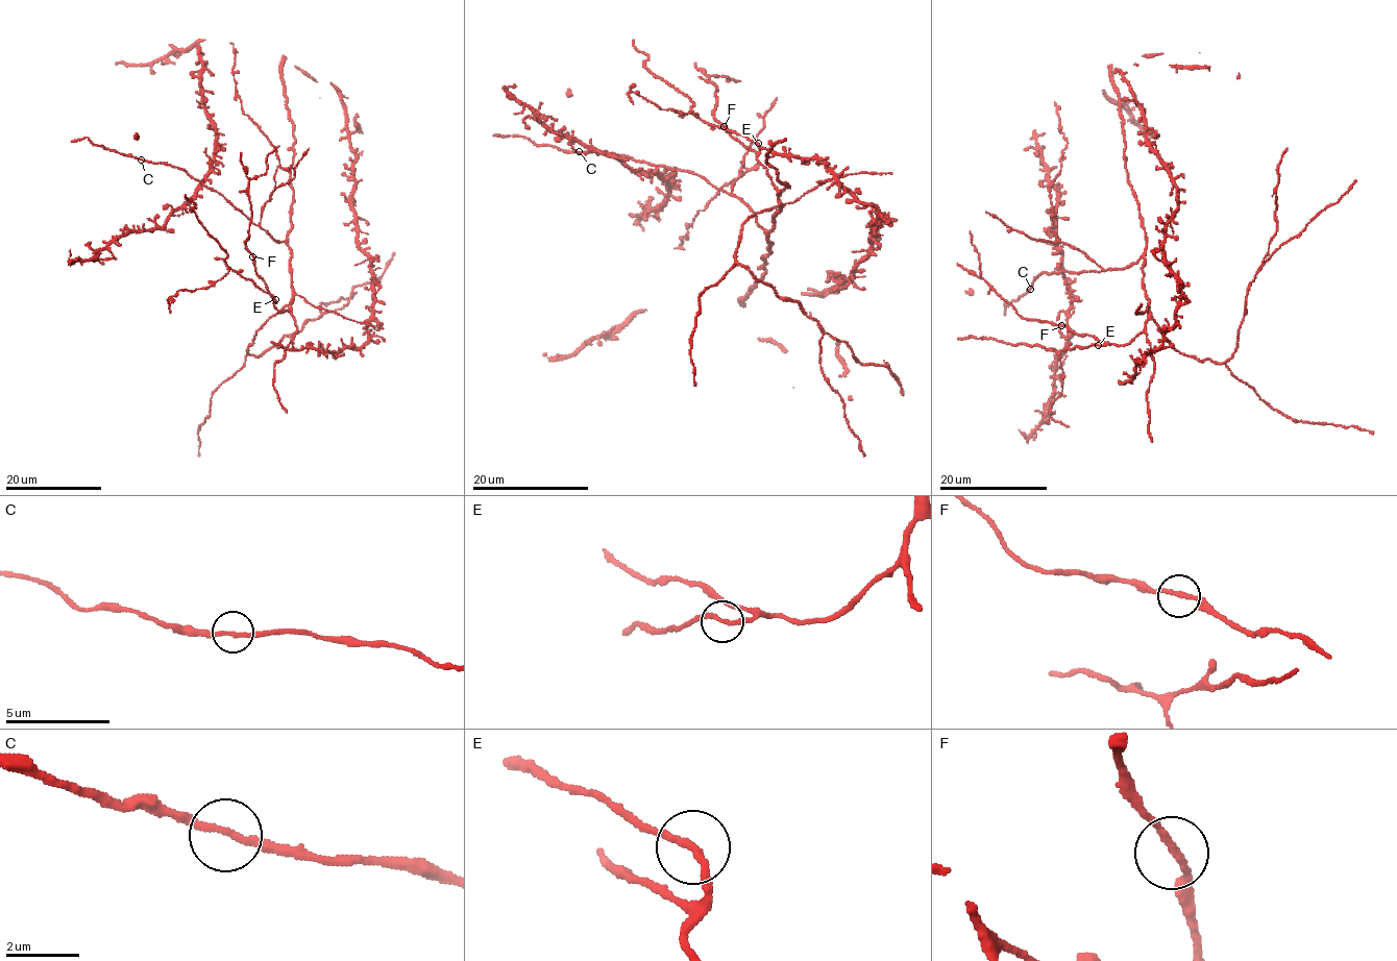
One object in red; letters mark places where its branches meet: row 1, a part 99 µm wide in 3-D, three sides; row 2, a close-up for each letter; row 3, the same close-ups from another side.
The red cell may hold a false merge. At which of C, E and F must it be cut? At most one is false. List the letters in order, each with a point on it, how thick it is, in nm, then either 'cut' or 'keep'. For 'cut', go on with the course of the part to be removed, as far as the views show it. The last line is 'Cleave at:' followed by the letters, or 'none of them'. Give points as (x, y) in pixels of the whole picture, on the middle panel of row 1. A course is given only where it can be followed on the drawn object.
C: (579, 151) | 190 nm | keep
E: (758, 143) | 190 nm | keep
F: (724, 126) | 190 nm | keep
Cleave at: none of them

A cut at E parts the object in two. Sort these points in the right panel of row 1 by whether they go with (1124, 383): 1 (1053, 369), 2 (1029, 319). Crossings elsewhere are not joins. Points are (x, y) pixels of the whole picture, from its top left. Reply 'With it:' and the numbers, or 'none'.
With it: 1, 2

